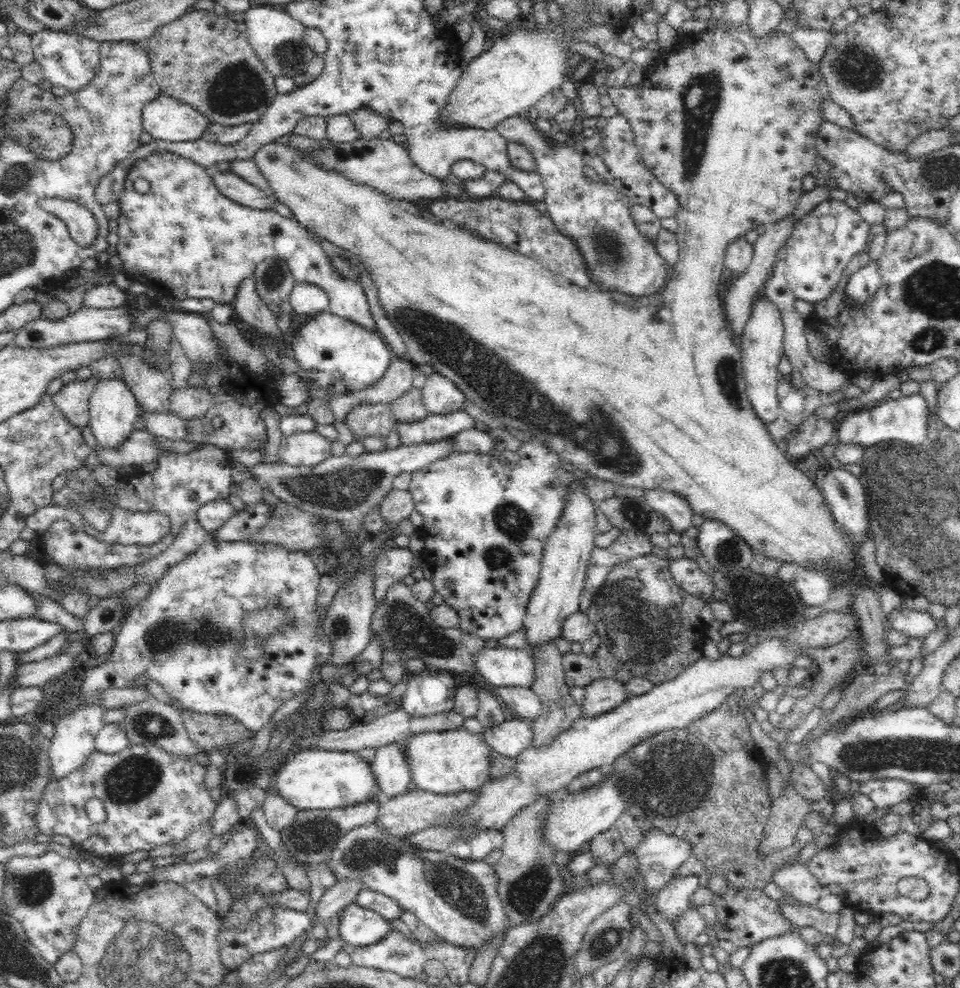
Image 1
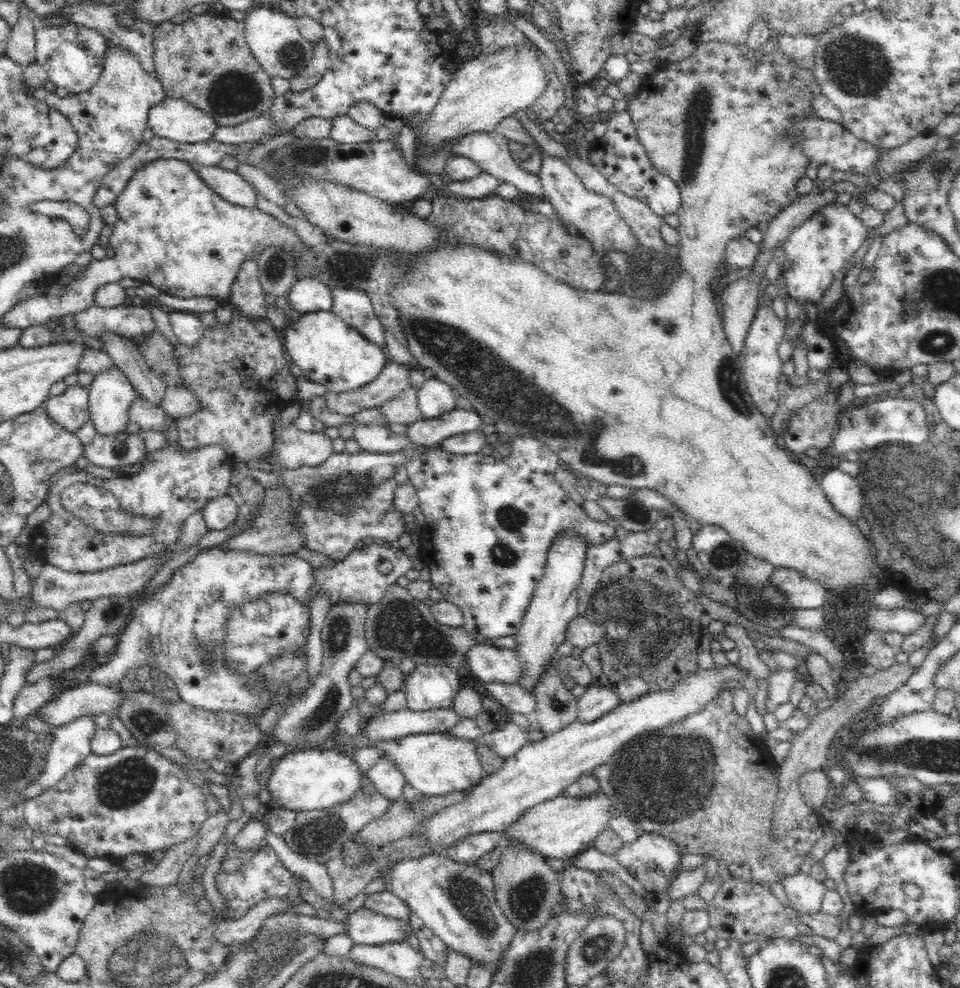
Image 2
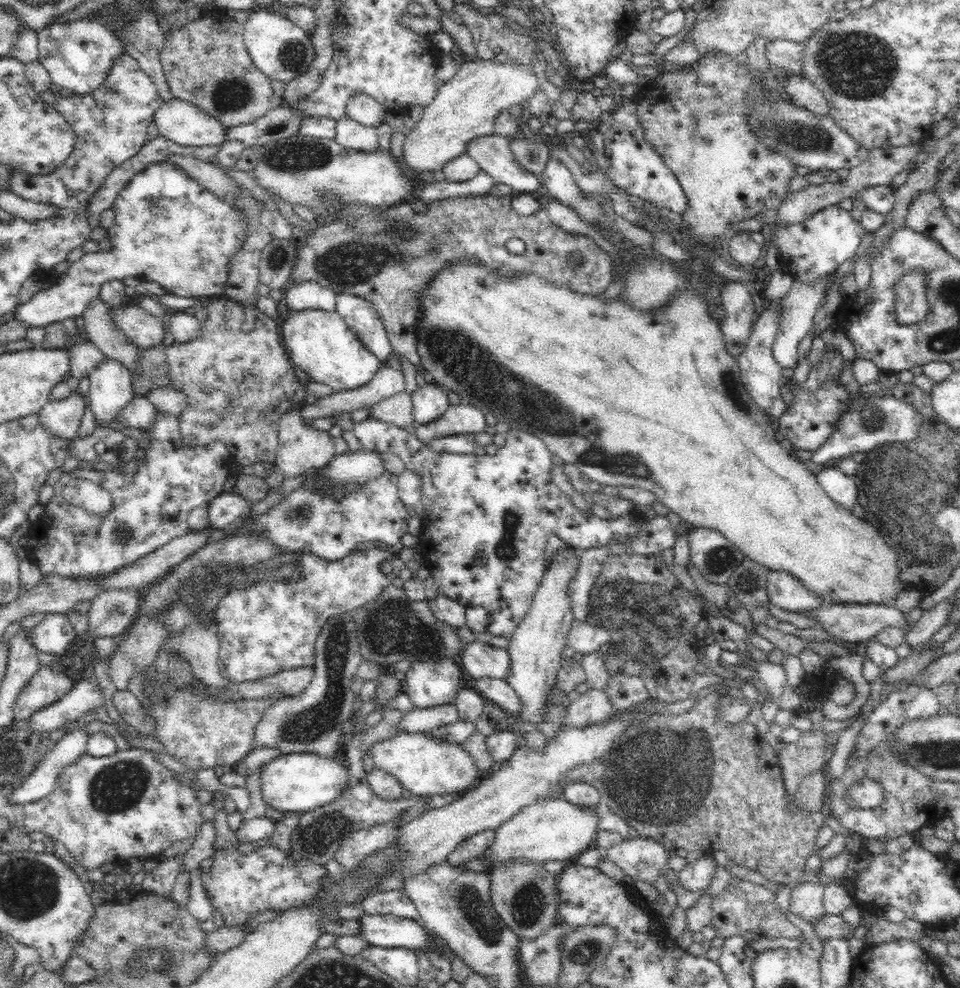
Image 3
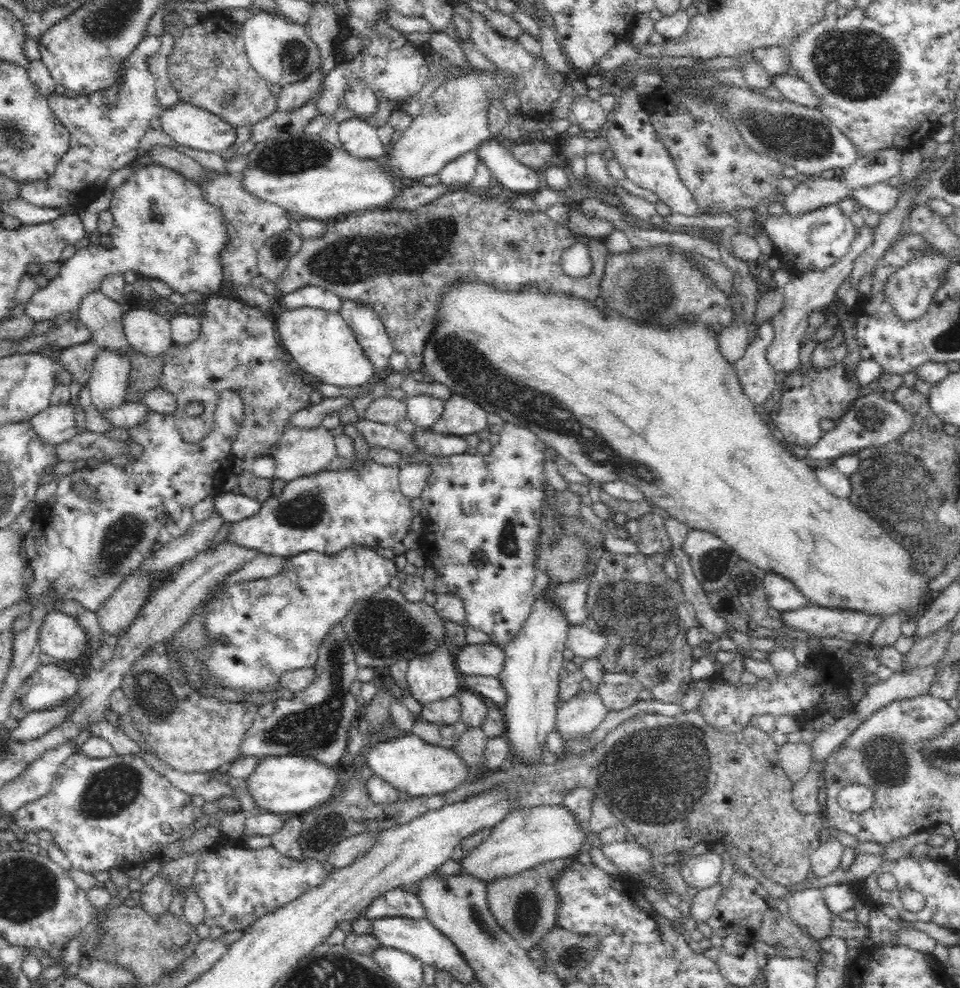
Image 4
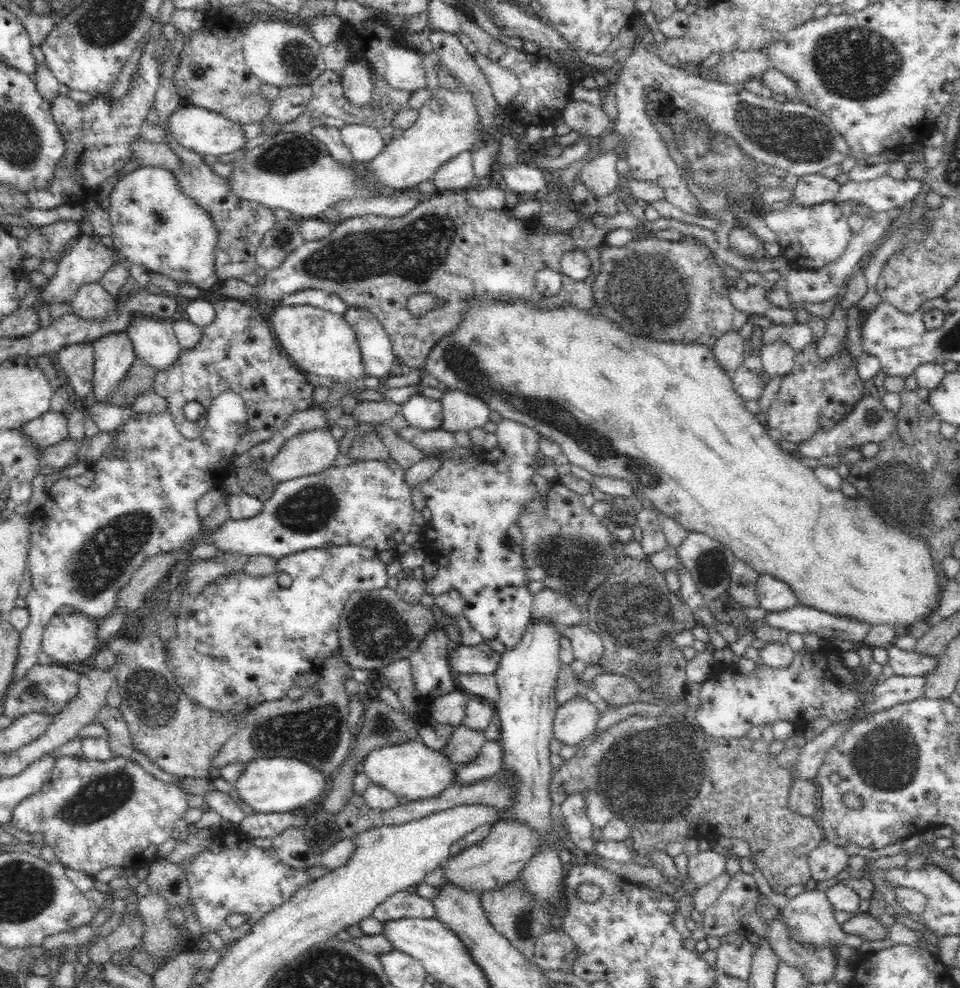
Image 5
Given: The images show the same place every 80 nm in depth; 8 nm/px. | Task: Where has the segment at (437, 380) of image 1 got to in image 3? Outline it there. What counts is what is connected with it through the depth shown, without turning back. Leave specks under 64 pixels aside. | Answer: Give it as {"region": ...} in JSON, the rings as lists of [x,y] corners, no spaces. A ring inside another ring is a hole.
{"region":[[[428,382],[411,392],[415,423],[432,423],[450,406],[448,389],[438,382]]]}

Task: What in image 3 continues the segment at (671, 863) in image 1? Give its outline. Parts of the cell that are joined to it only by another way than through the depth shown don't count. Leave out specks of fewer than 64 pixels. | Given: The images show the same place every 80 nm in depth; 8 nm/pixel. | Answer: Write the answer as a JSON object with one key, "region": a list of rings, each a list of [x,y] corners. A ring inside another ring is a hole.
{"region":[[[637,835],[612,846],[607,856],[614,866],[620,866],[626,872],[629,881],[641,880],[652,886],[670,868],[668,860],[672,857],[662,843]]]}

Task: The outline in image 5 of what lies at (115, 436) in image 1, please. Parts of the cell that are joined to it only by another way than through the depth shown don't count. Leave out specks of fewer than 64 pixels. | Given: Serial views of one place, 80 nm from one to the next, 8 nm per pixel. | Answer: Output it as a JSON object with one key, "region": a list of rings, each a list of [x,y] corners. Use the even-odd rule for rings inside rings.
{"region":[[[125,331],[101,336],[92,343],[95,362],[90,400],[108,403],[133,366],[136,358],[134,347]]]}

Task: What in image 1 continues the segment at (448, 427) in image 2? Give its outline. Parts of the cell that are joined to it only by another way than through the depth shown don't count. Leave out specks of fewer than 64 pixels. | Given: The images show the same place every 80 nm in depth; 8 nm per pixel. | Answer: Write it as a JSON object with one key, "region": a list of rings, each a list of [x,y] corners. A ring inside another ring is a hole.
{"region":[[[459,410],[450,414],[429,414],[418,422],[398,422],[396,431],[400,444],[429,443],[450,438],[474,426],[472,418]]]}

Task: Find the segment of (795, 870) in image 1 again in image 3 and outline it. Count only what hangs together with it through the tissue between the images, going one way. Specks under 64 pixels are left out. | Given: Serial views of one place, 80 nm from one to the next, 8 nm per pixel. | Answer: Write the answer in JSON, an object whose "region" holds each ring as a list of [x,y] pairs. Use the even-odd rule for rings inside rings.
{"region":[[[800,880],[792,885],[790,892],[789,911],[798,914],[800,918],[814,922],[824,916],[823,894],[825,886],[822,883]]]}

